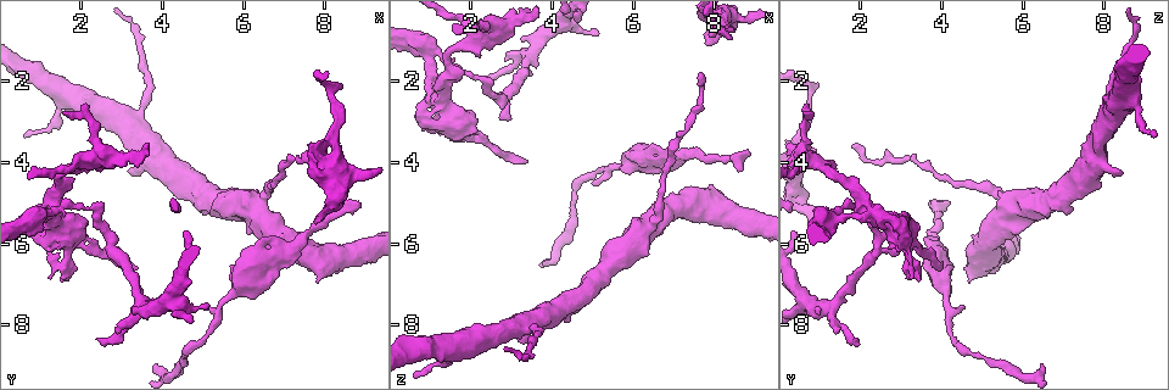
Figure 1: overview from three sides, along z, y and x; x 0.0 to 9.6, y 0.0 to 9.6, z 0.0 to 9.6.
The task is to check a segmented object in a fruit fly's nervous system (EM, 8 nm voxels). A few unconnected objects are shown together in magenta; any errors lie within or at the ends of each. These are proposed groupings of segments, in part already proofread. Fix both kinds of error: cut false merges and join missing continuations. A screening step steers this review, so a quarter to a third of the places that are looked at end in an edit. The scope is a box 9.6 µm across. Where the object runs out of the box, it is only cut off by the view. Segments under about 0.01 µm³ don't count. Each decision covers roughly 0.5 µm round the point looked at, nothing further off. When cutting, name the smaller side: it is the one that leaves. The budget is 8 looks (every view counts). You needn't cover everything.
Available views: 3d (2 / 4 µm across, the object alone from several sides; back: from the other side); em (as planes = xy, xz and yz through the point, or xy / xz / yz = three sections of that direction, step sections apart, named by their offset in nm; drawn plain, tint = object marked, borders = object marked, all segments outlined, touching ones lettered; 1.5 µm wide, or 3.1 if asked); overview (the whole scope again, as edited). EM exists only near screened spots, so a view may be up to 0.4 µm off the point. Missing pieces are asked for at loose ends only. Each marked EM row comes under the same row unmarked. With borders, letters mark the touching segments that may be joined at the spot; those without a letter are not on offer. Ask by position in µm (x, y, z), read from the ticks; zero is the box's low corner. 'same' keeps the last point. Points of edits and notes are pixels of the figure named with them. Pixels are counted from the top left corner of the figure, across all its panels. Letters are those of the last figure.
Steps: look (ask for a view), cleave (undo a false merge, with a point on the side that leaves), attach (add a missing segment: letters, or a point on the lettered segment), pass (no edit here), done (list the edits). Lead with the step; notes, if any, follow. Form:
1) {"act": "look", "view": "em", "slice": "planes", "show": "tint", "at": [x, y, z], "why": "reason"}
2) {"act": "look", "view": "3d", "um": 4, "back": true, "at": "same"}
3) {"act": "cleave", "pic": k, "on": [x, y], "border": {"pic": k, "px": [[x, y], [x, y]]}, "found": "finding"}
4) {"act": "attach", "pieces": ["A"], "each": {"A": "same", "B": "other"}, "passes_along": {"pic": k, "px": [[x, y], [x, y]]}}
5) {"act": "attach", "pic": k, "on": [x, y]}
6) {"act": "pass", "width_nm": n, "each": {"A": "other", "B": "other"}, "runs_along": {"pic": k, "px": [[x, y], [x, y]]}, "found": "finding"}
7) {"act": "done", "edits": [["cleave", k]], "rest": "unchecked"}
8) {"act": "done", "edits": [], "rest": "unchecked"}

{"act": "look", "view": "em", "slice": "yz", "step": 4, "show": "tint", "at": [8.80, 4.95, 3.70], "why": "free end"}

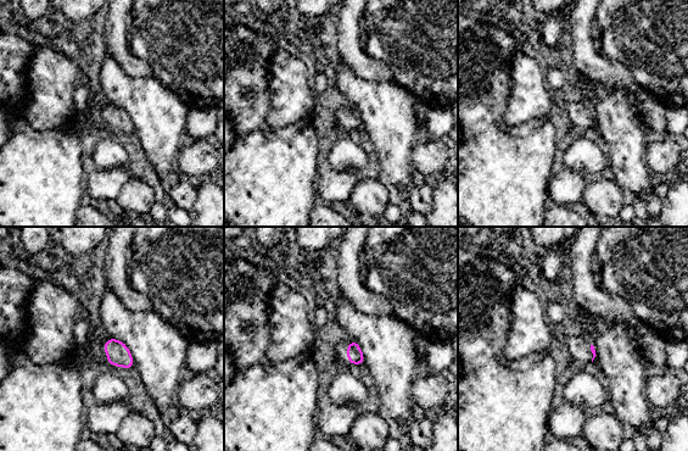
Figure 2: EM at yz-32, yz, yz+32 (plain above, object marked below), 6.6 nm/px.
{"act": "look", "view": "em", "slice": "yz", "step": 4, "show": "borders", "at": "same", "why": "what lies round it"}

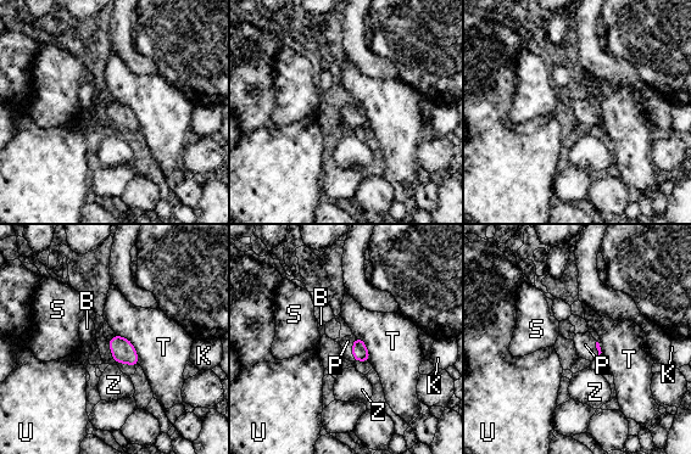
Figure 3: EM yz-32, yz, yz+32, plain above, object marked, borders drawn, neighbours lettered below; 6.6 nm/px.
{"act": "attach", "pieces": ["P"], "each": {"B": "other", "K": "other", "P": "same", "S": "other", "T": "other", "U": "other", "Z": "other"}, "found": "it goes on there"}

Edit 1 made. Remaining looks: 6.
{"act": "look", "view": "overview"}

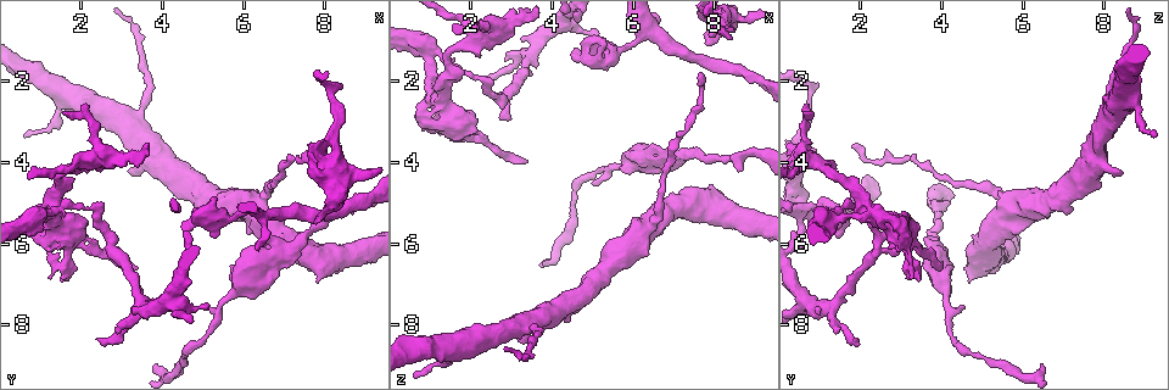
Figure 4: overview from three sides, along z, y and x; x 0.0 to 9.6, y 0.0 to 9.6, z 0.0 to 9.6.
{"act": "look", "view": "em", "slice": "xz", "step": 8, "show": "tint", "at": [1.20, 6.50, 3.35], "why": "tapers out"}

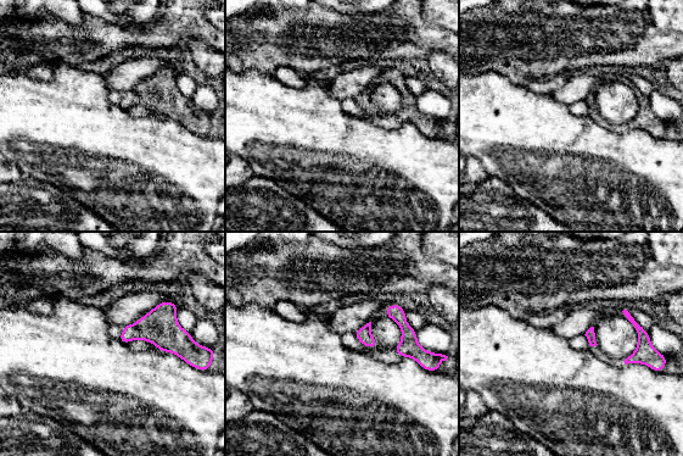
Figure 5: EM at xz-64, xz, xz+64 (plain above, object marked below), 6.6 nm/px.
{"act": "look", "view": "em", "slice": "xy", "step": 8, "show": "borders", "at": "same"}

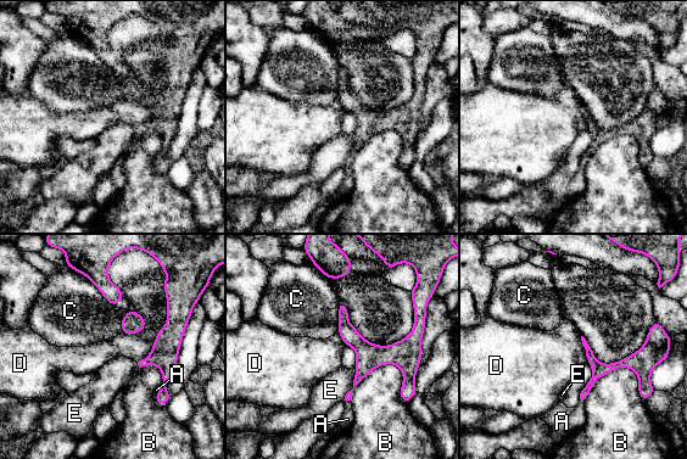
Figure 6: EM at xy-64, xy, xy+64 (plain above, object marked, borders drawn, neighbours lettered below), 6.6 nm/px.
{"act": "attach", "pieces": ["A"], "each": {"A": "same", "B": "other", "C": "other", "D": "other", "E": "other"}, "found": "the neuron continues"}

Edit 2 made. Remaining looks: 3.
{"act": "done", "edits": [["attach", 3], ["attach", 6]], "rest": "unchecked"}

